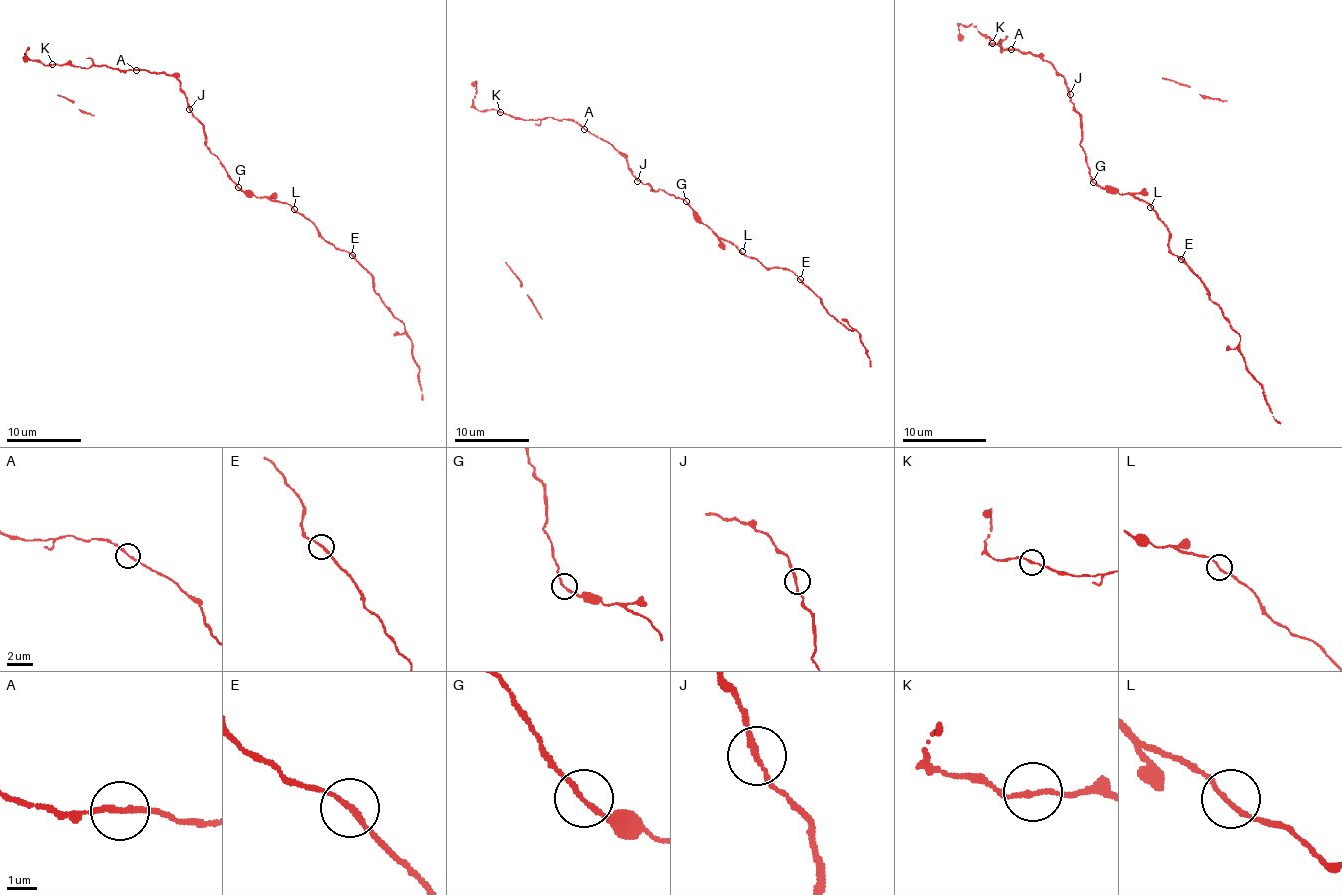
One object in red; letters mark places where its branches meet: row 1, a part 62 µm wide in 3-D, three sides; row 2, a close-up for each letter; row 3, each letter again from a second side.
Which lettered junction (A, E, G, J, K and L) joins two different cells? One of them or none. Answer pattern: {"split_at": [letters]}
{"split_at": []}

